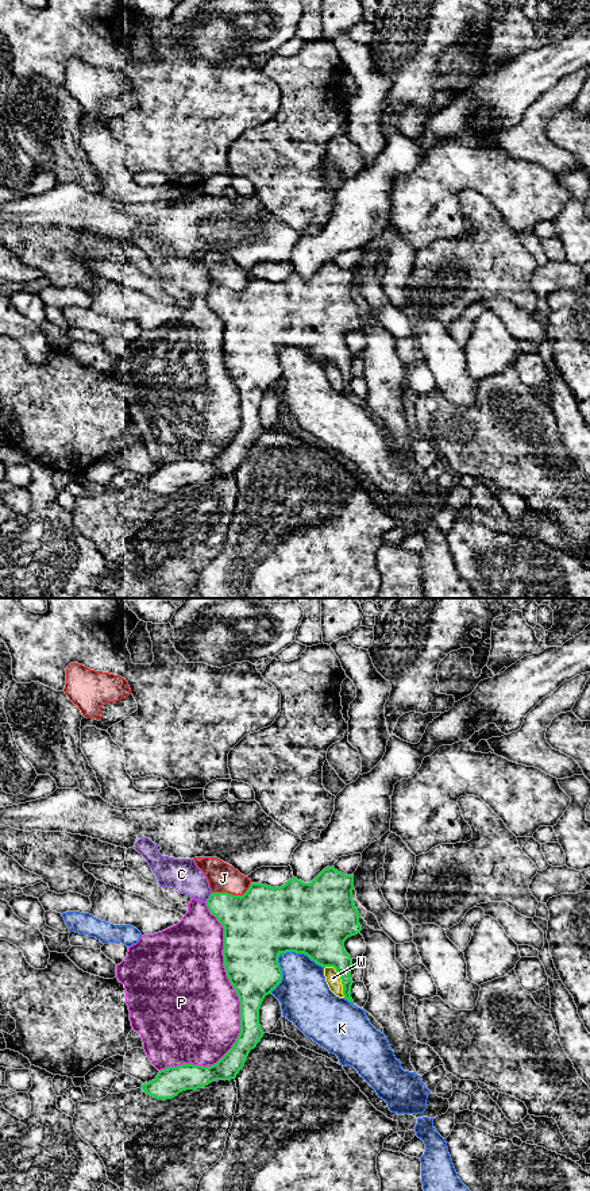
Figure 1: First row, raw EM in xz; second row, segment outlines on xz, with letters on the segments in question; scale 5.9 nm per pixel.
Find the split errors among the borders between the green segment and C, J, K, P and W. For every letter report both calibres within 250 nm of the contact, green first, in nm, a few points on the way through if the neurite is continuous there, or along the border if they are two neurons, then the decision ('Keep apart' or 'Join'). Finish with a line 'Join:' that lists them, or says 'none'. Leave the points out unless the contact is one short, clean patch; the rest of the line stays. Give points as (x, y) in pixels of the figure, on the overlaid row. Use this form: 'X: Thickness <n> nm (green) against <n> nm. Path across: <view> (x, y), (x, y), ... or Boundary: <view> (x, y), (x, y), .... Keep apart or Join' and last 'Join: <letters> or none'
C: Thickness 280 nm (green) against 190 nm. Boundary: xz (211, 891), (205, 901). Keep apart
J: Thickness 420 nm (green) against 180 nm. Boundary: xz (251, 883), (242, 894), (212, 893). Keep apart
K: Thickness 420 nm (green) against 280 nm. Keep apart
P: Thickness 300 nm (green) against 500 nm. Keep apart
W: Thickness 260 nm (green) against 90 nm. Keep apart
Join: none

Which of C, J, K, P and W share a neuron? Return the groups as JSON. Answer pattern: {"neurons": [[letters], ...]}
{"neurons": [["C", "P"], ["J"], ["K"], ["W"]]}

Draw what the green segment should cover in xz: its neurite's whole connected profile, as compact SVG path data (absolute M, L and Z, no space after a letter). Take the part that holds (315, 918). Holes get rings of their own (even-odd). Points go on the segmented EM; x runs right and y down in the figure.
M327 867L311 883L304 883L293 876L281 887L251 883L243 895L211 893L207 906L224 928L224 968L240 1001L240 1033L232 1048L216 1064L211 1067L193 1064L169 1067L161 1069L154 1080L142 1084L140 1088L150 1096L166 1101L182 1091L205 1087L215 1080L235 1079L243 1068L250 1051L257 1047L265 1034L259 1025L259 1009L265 997L271 994L282 980L282 971L278 963L281 953L304 953L324 968L333 967L342 979L344 999L354 1003L351 998L351 986L354 983L351 979L352 959L344 949L344 941L360 933L362 926L359 924L359 911L354 905L352 890L352 875L344 875L335 867Z

